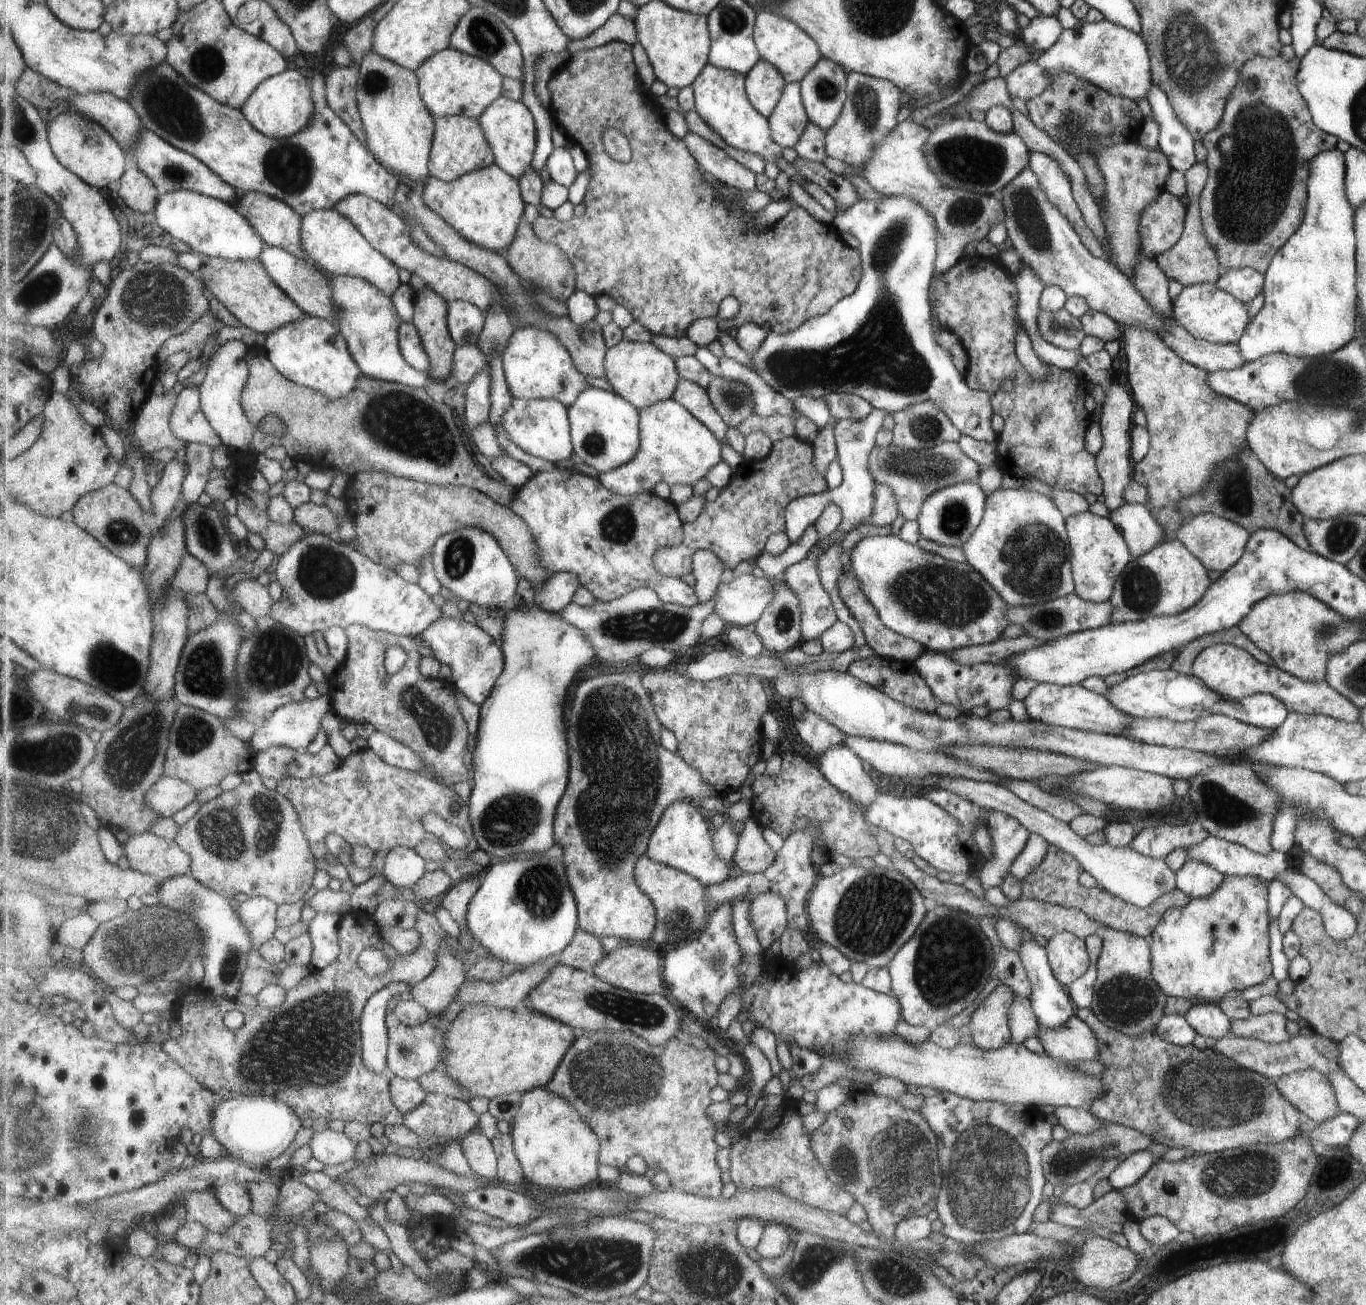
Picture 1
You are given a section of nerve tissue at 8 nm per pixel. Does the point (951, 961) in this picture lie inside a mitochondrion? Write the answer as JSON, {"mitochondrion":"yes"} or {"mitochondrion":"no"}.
{"mitochondrion":"yes"}

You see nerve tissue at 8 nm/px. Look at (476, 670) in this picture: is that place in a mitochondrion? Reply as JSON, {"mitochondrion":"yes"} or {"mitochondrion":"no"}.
{"mitochondrion":"no"}

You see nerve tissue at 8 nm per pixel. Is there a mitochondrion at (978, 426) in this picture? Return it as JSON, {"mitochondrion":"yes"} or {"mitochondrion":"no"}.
{"mitochondrion":"no"}

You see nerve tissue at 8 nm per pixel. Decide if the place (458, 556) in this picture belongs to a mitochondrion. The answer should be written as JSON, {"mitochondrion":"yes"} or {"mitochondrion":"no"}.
{"mitochondrion":"yes"}

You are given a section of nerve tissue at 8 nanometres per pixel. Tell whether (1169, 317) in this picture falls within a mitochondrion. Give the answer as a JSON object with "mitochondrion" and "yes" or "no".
{"mitochondrion":"no"}

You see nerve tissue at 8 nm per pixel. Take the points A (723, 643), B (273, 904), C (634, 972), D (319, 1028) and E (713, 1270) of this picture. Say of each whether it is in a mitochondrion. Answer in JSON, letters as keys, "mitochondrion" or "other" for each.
{"A":"other","B":"other","C":"mitochondrion","D":"mitochondrion","E":"mitochondrion"}

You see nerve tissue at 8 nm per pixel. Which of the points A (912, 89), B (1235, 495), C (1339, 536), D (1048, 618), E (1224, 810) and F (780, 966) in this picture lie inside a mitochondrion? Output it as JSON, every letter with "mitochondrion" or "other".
{"A":"other","B":"mitochondrion","C":"mitochondrion","D":"mitochondrion","E":"mitochondrion","F":"other"}

